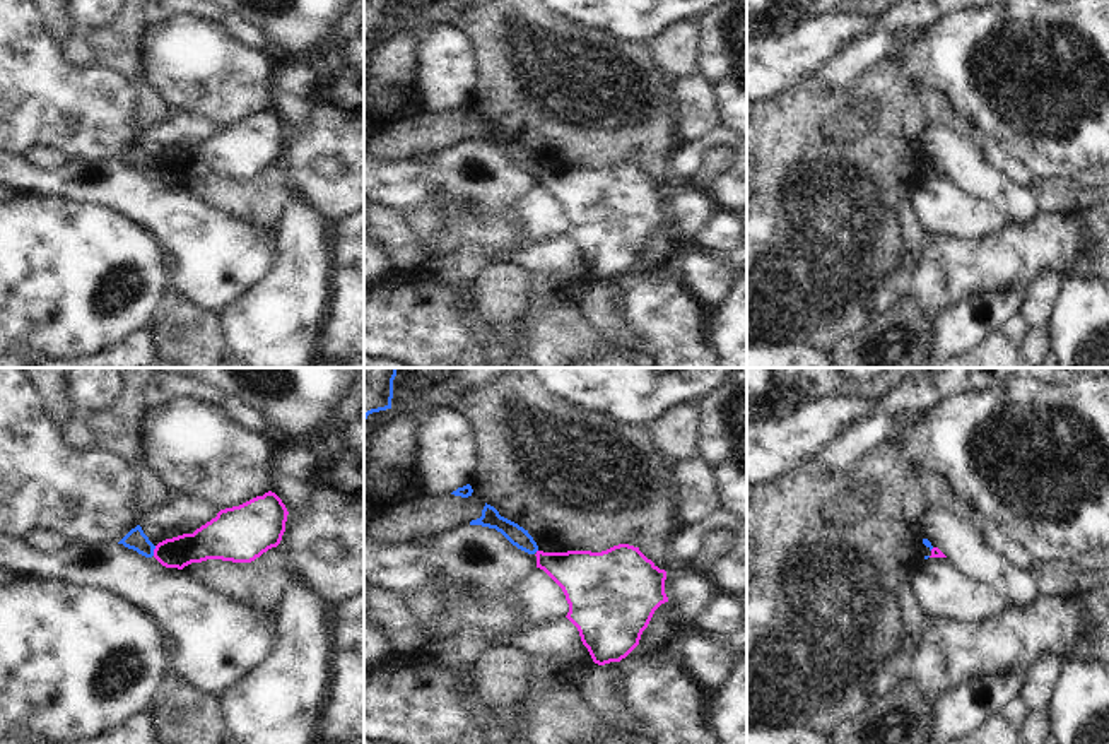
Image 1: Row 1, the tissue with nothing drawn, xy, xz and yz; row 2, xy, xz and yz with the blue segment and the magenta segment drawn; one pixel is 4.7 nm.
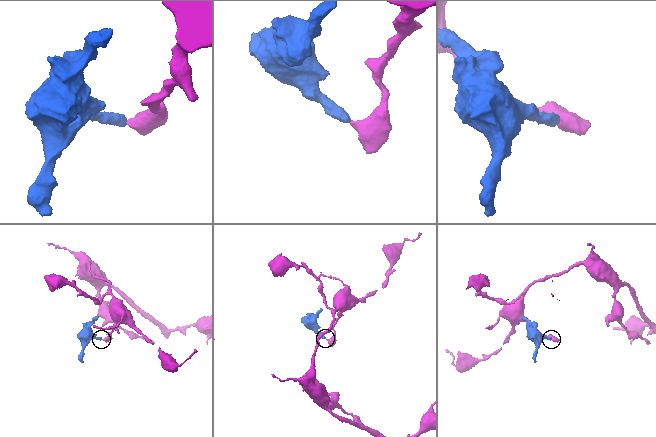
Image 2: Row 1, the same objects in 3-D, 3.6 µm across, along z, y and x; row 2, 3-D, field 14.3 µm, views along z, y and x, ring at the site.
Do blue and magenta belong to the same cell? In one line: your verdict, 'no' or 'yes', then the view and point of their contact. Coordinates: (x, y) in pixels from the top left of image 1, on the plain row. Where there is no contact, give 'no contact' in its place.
no; meets blue in xy at (152, 168)

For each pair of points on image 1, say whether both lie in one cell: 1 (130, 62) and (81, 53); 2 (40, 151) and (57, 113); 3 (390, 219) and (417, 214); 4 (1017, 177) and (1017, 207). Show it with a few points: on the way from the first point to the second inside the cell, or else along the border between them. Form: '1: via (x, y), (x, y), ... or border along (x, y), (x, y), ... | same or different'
1: border along (84, 33), (96, 64) | different
2: border along (21, 154), (36, 144), (48, 144), (67, 158) | different
3: border along (395, 209), (426, 252) | different
4: border along (985, 159), (1015, 183), (1029, 188) | different

